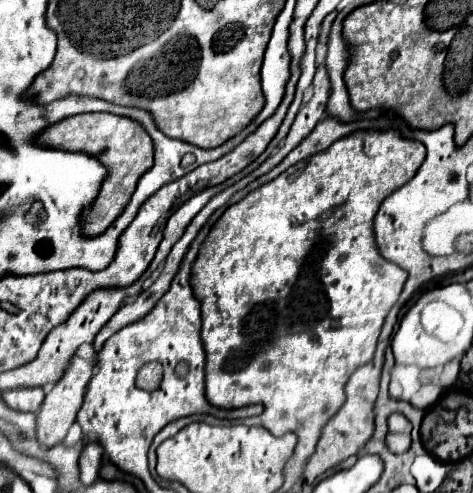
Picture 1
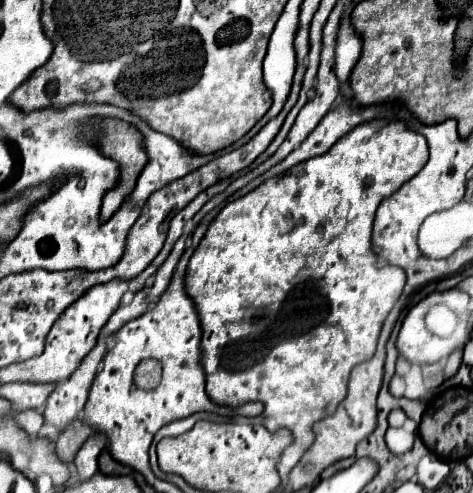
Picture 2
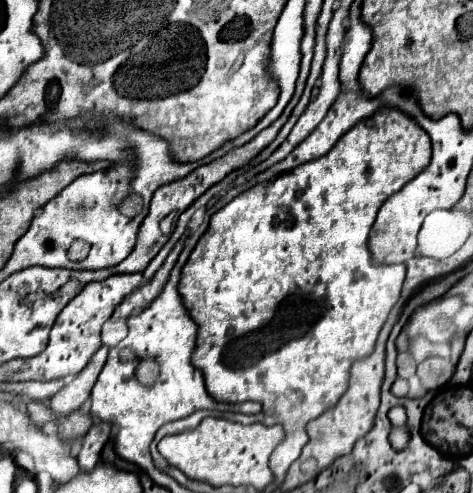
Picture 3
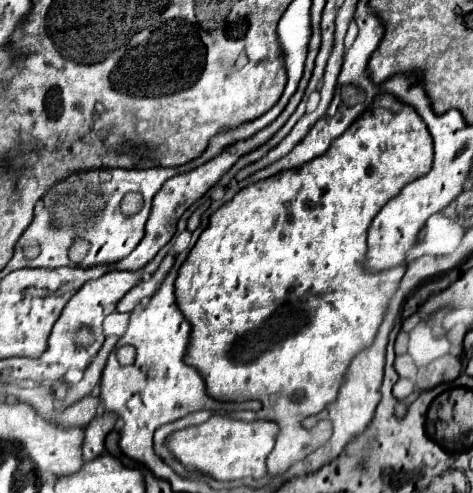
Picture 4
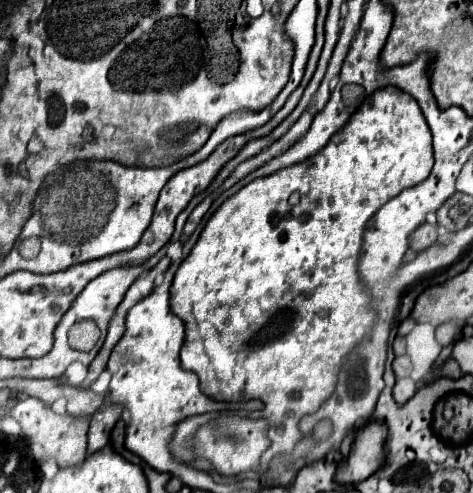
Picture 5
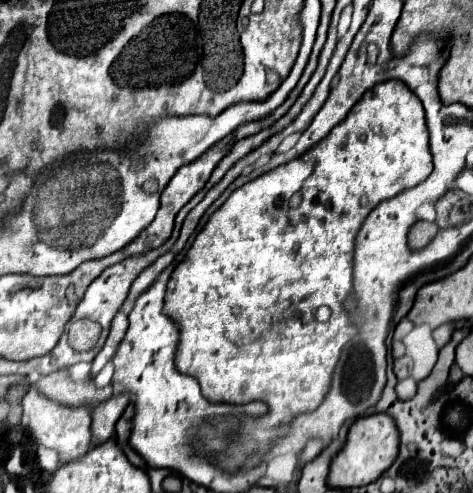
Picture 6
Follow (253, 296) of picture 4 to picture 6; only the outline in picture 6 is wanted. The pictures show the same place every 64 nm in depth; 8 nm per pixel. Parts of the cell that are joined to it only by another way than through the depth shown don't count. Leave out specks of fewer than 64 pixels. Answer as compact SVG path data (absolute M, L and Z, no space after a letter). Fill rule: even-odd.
M388 80L380 82L374 88L370 88L348 112L348 116L330 130L330 134L316 144L316 148L310 148L304 152L304 156L298 156L296 160L282 164L280 168L274 168L272 172L266 172L258 176L256 180L246 182L238 190L230 194L230 198L210 216L208 224L202 228L202 232L196 236L194 244L190 246L188 254L184 260L174 268L168 288L166 288L166 300L164 300L164 314L172 318L172 322L178 326L180 340L176 348L176 370L182 374L188 374L192 378L198 378L198 384L202 388L202 394L206 396L208 402L228 402L228 404L248 404L254 400L262 400L270 406L270 412L266 414L266 426L264 434L254 434L254 440L258 440L260 456L250 458L250 462L258 464L260 458L270 450L270 444L274 438L286 434L288 424L294 416L302 412L312 412L320 406L324 396L330 390L332 382L332 372L334 366L340 358L340 350L344 344L356 334L356 326L350 322L350 316L344 312L344 300L352 292L352 254L354 254L354 238L356 232L360 230L362 222L370 214L372 208L376 208L382 200L388 200L396 194L400 194L406 188L412 188L426 180L432 172L432 154L428 146L428 130L426 130L426 120L424 120L424 108L420 104L420 98L408 90L406 84L400 84L400 80ZM300 192L302 202L296 208L290 208L290 198L292 194ZM318 306L328 306L330 308L330 320L328 322L318 322L314 318Z

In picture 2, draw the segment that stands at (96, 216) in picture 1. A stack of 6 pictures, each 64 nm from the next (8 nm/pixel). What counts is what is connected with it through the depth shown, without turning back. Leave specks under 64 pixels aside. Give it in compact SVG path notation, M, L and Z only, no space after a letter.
M110 120L100 126L100 148L106 156L114 158L120 164L120 182L114 190L110 190L104 196L102 202L102 220L108 220L116 208L130 196L130 192L136 186L138 174L142 172L146 164L146 152L142 148L142 138L140 134L128 126L120 124L120 120Z

